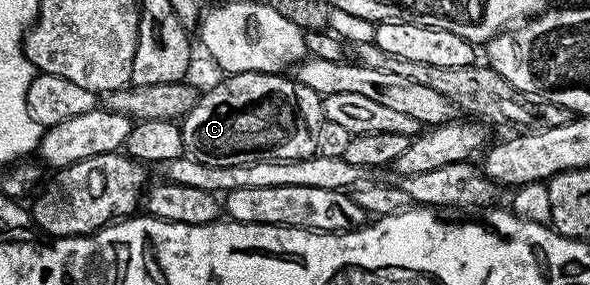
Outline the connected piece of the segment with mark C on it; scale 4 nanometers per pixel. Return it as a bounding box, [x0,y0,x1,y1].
[181,72,324,166]

